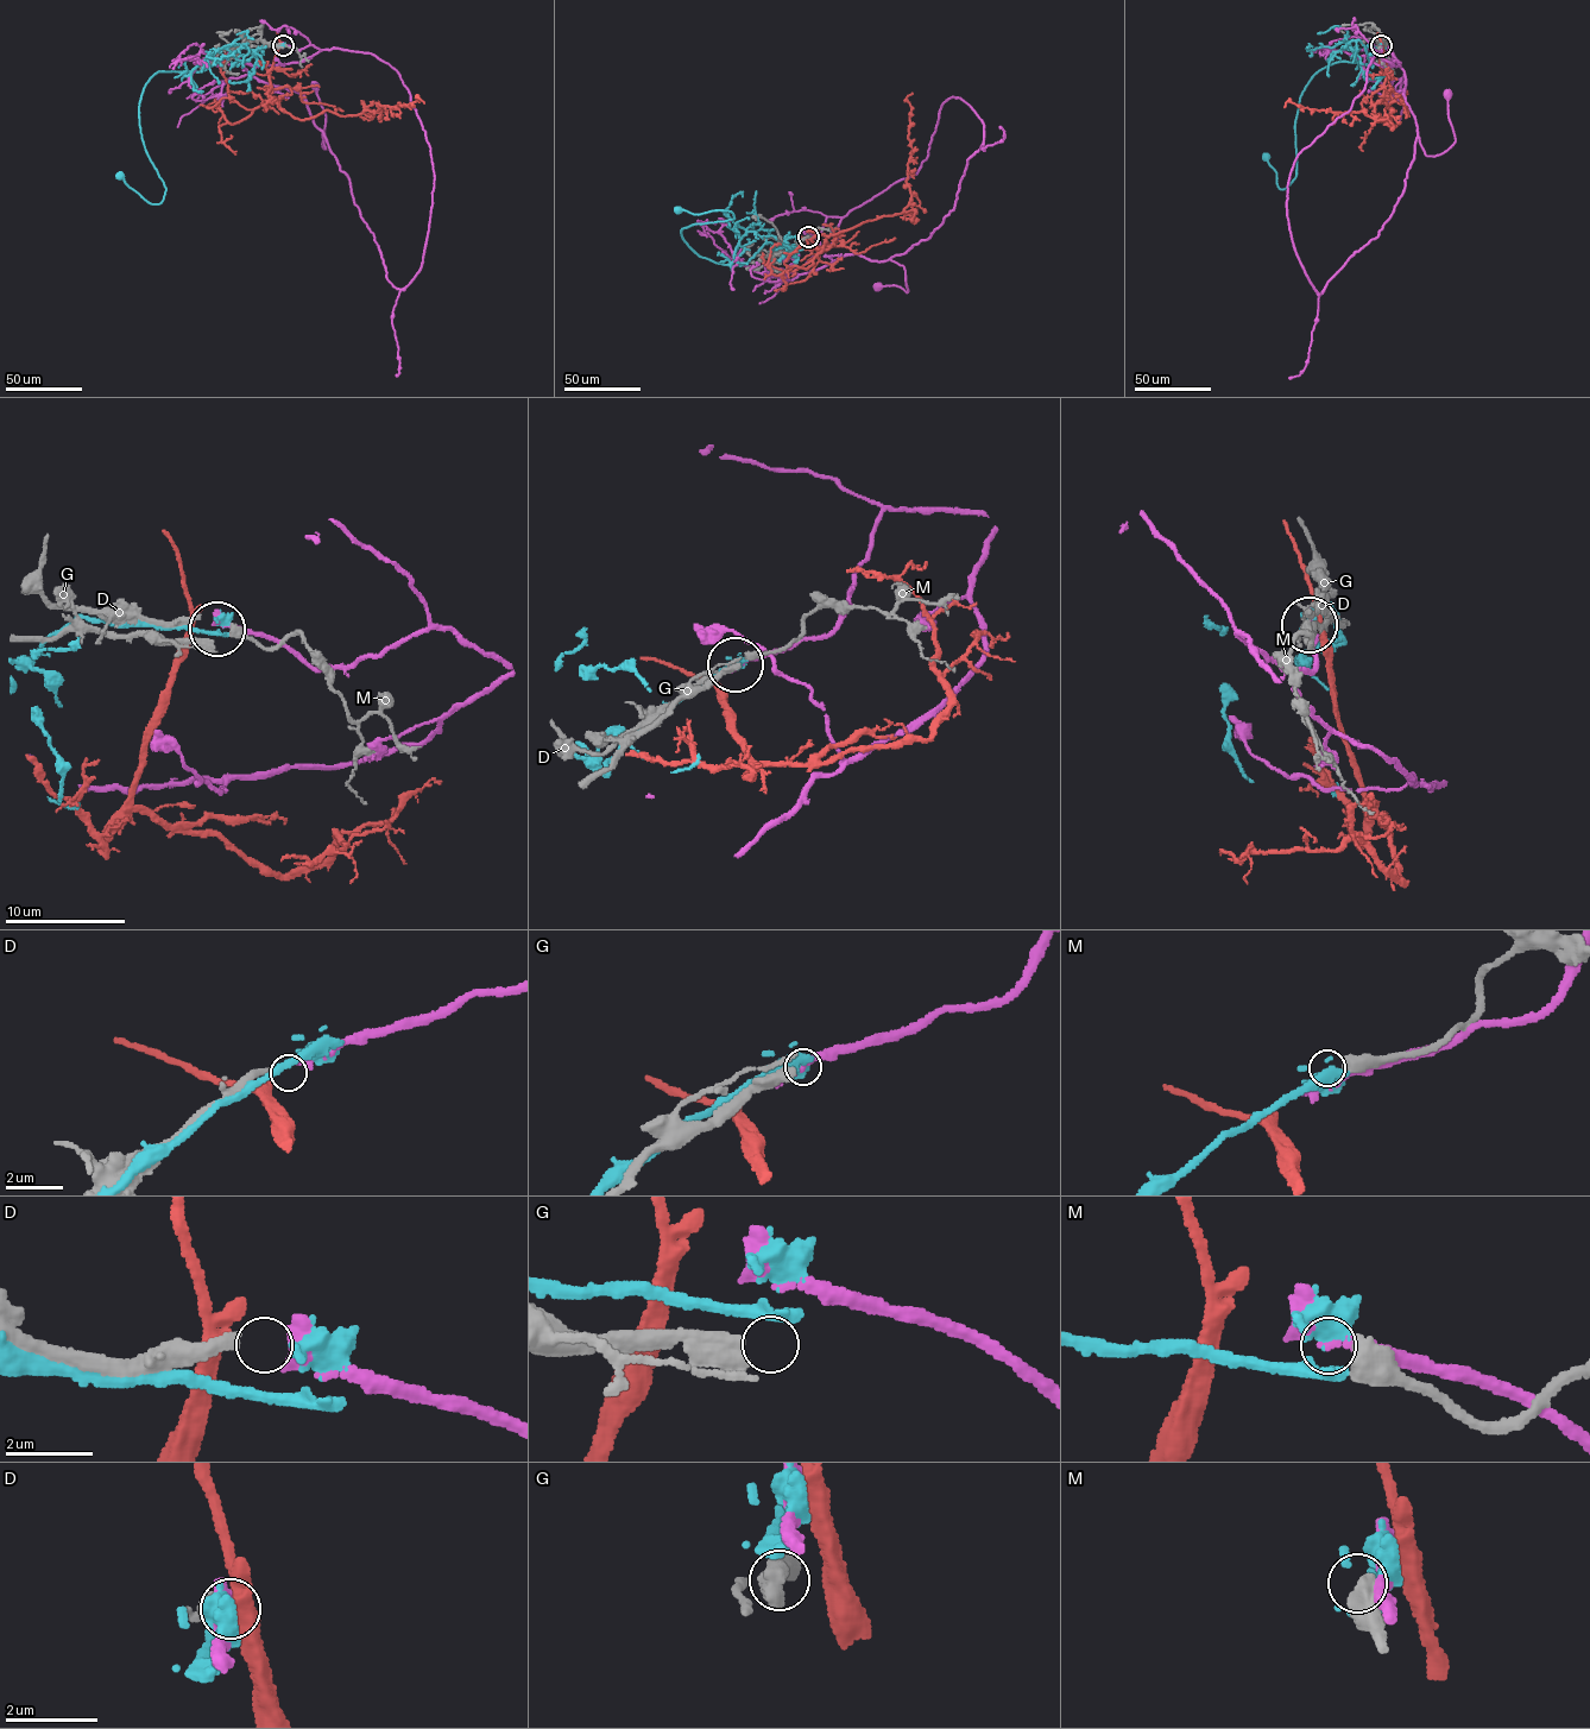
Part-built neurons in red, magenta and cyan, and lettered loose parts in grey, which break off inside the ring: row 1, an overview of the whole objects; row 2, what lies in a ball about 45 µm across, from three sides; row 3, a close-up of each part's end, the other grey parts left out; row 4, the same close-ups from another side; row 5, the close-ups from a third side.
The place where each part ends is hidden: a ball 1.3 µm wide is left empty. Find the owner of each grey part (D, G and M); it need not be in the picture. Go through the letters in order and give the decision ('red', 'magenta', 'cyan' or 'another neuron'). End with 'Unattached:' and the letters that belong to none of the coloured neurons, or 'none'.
D: magenta
G: another neuron
M: cyan
Unattached: G

